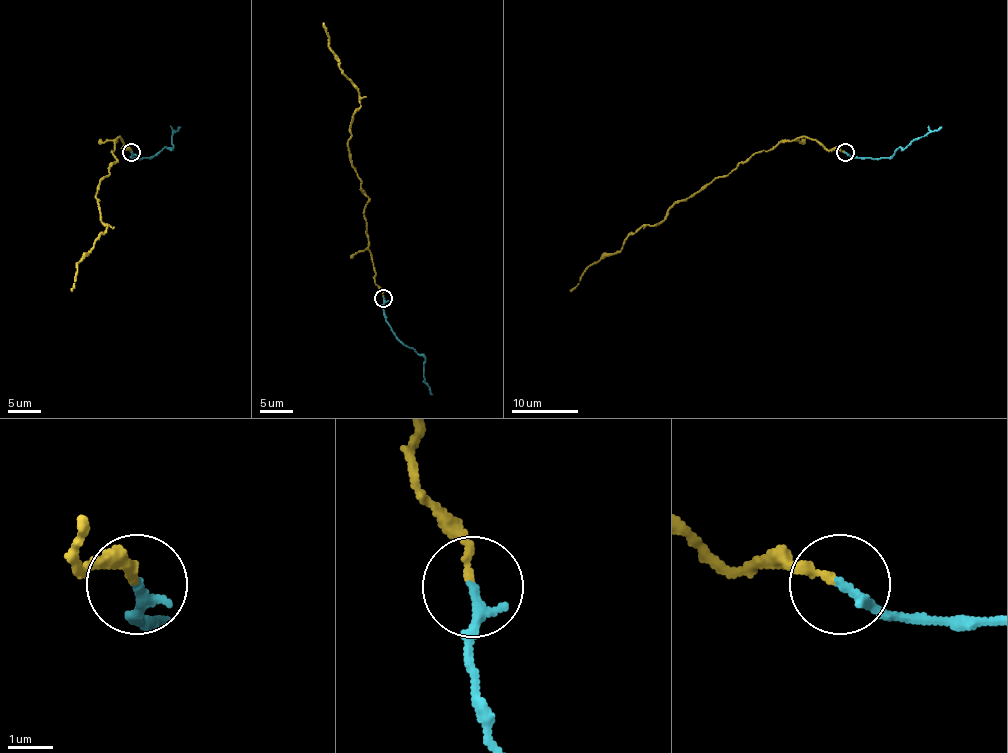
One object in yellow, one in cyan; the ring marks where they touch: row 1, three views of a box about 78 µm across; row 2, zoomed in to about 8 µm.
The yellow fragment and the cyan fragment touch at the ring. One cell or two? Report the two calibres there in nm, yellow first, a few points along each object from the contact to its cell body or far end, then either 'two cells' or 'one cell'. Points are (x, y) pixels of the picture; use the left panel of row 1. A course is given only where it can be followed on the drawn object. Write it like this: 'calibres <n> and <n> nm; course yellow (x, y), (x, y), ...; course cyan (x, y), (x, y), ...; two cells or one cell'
calibres 180 and 240 nm; course yellow (131, 153), (116, 139), (116, 161), (96, 191), (99, 219), (108, 225), (76, 264), (71, 290); course cyan (131, 153), (133, 158), (151, 158), (164, 148), (172, 148), (171, 136), (181, 126); one cell

